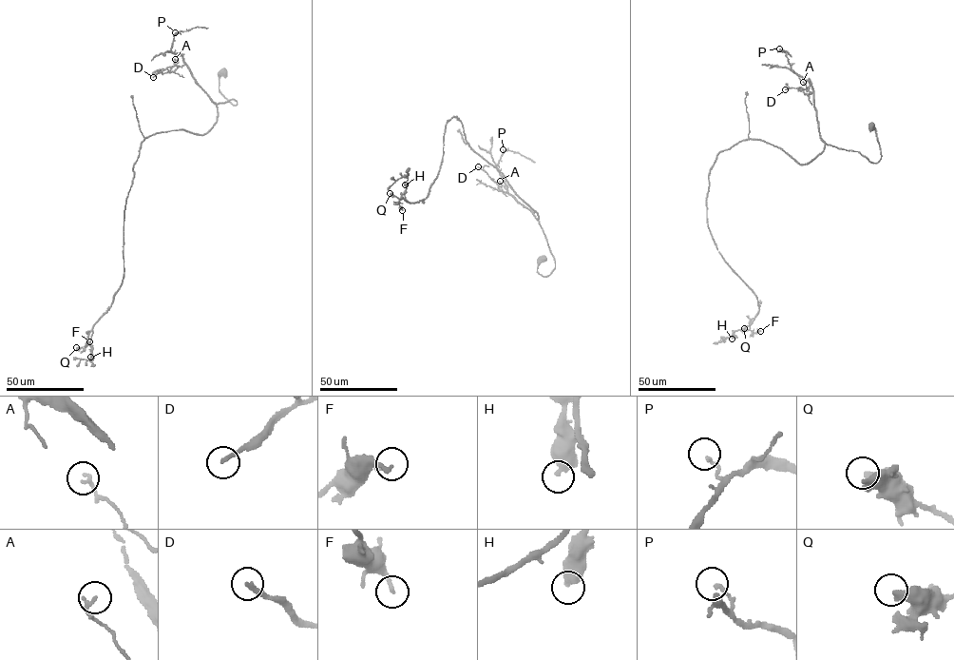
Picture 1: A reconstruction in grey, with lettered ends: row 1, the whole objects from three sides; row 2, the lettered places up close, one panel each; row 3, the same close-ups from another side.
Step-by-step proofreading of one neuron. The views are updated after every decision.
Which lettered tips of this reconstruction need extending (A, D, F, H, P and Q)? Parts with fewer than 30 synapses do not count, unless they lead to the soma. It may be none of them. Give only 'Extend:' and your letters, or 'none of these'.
Extend: none of these

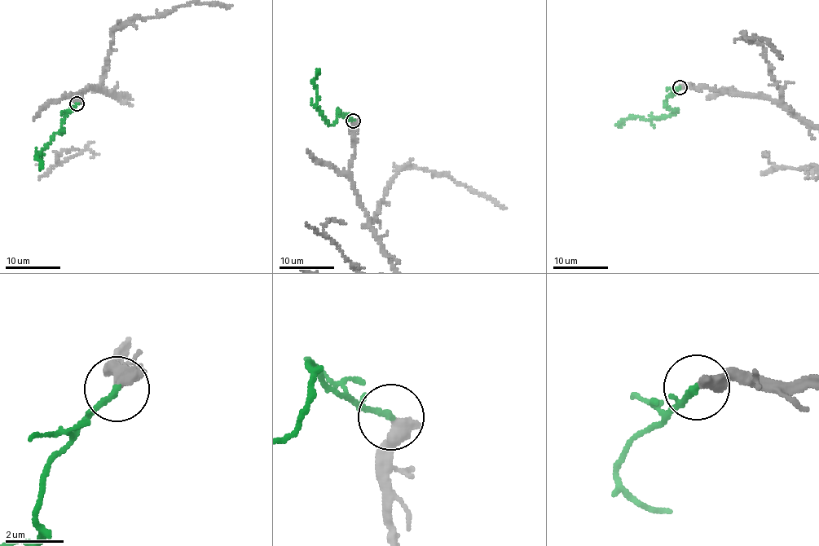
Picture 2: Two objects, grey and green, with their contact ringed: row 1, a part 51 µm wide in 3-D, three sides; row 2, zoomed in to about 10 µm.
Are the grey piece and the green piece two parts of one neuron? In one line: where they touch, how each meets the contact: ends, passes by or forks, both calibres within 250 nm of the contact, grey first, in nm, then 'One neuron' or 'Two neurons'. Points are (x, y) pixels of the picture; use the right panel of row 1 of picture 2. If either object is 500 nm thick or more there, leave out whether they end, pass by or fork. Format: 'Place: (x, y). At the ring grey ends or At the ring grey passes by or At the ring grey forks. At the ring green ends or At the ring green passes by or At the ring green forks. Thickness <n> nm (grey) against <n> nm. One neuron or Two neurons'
Place: (680, 87). Thickness 500 nm (grey) against 200 nm. One neuron

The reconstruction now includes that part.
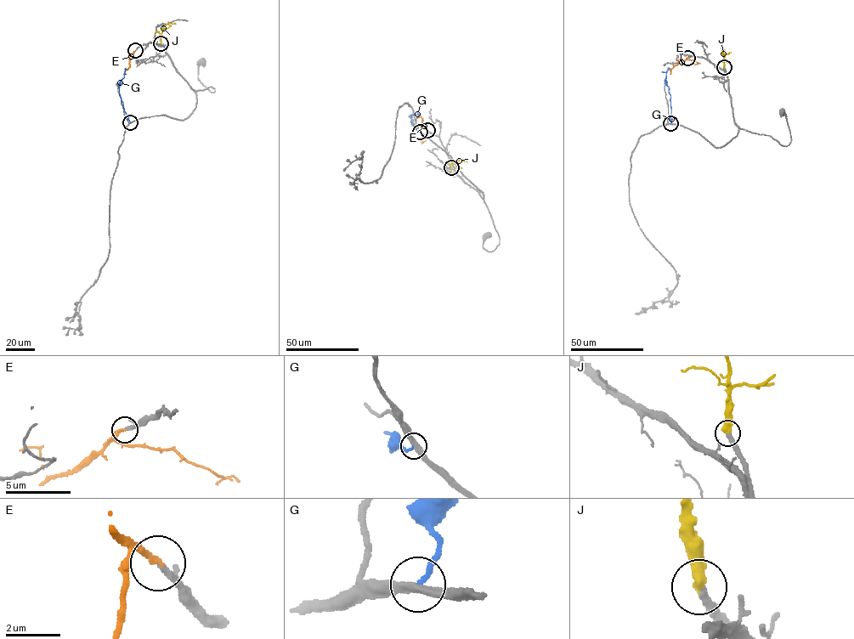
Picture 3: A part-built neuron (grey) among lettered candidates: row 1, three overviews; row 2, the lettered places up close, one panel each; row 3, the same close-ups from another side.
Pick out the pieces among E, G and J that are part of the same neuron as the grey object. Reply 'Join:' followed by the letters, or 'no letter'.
Join: E, J

